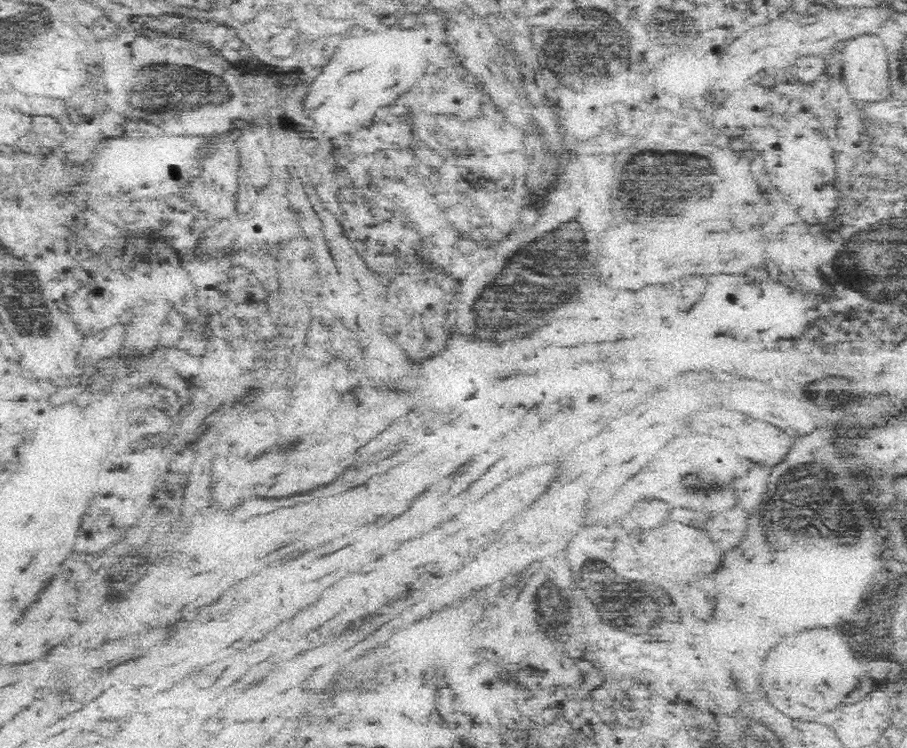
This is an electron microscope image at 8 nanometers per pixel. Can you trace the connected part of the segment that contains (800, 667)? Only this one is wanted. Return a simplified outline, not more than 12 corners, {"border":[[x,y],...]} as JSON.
{"border":[[834,628],[786,636],[764,690],[804,720],[842,706],[862,678]]}

